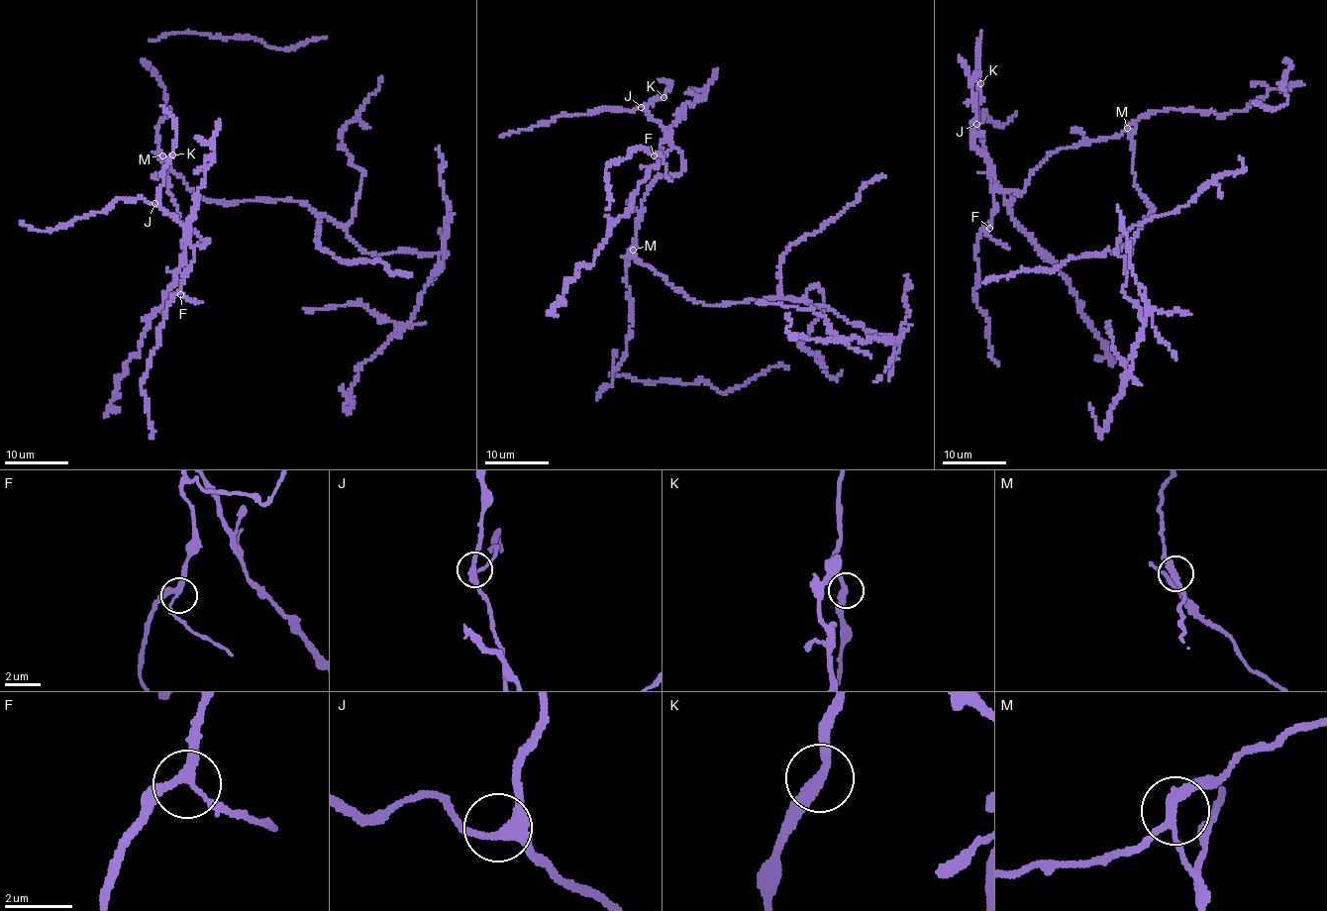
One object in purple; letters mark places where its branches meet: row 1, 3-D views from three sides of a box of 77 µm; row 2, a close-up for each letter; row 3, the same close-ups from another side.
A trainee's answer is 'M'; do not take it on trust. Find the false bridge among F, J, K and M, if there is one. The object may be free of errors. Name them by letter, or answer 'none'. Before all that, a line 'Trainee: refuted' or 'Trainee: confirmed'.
Trainee: confirmed
M

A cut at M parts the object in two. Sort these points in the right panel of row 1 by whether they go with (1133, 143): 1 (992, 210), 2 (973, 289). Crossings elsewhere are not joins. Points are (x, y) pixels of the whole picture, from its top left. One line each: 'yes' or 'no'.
1: no
2: no

